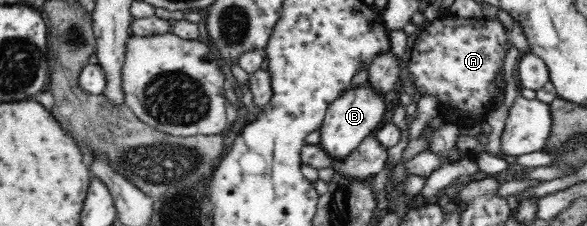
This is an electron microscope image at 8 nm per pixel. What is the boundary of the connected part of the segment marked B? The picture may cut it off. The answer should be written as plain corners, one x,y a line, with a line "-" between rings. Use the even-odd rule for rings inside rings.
366,84
356,89
346,89
326,111
319,128
318,147
332,159
332,163
340,164
346,160
363,143
363,140
381,125
382,116
386,112
386,104
382,95
376,95
374,89

